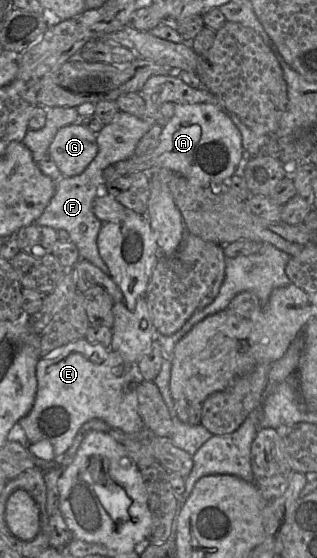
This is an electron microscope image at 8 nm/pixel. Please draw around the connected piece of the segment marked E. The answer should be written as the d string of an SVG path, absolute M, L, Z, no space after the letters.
M86 339L70 342L39 360L36 380L33 406L18 422L26 437L26 444L46 441L53 447L54 459L59 458L71 447L85 423L100 419L114 430L151 438L154 455L166 471L183 478L190 474L193 456L174 446L170 438L156 437L146 428L138 408L137 387L143 380L137 366L111 348L91 344Z

